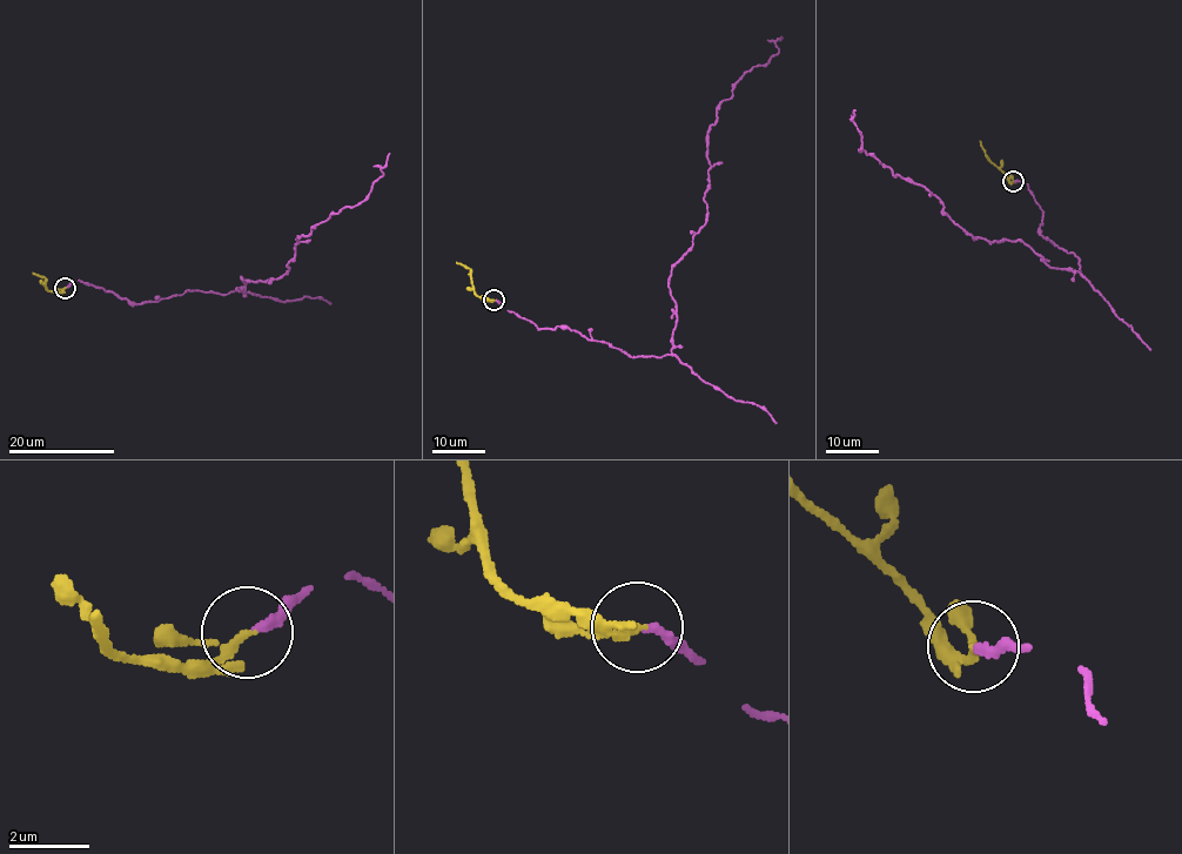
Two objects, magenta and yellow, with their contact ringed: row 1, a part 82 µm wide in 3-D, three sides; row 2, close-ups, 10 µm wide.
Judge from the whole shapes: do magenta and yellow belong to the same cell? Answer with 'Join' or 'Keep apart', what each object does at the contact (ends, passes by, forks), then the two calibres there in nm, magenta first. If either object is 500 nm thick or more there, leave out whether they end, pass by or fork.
Join. At the ring magenta ends. At the ring yellow passes by. Thickness 200 nm (magenta) against 160 nm

